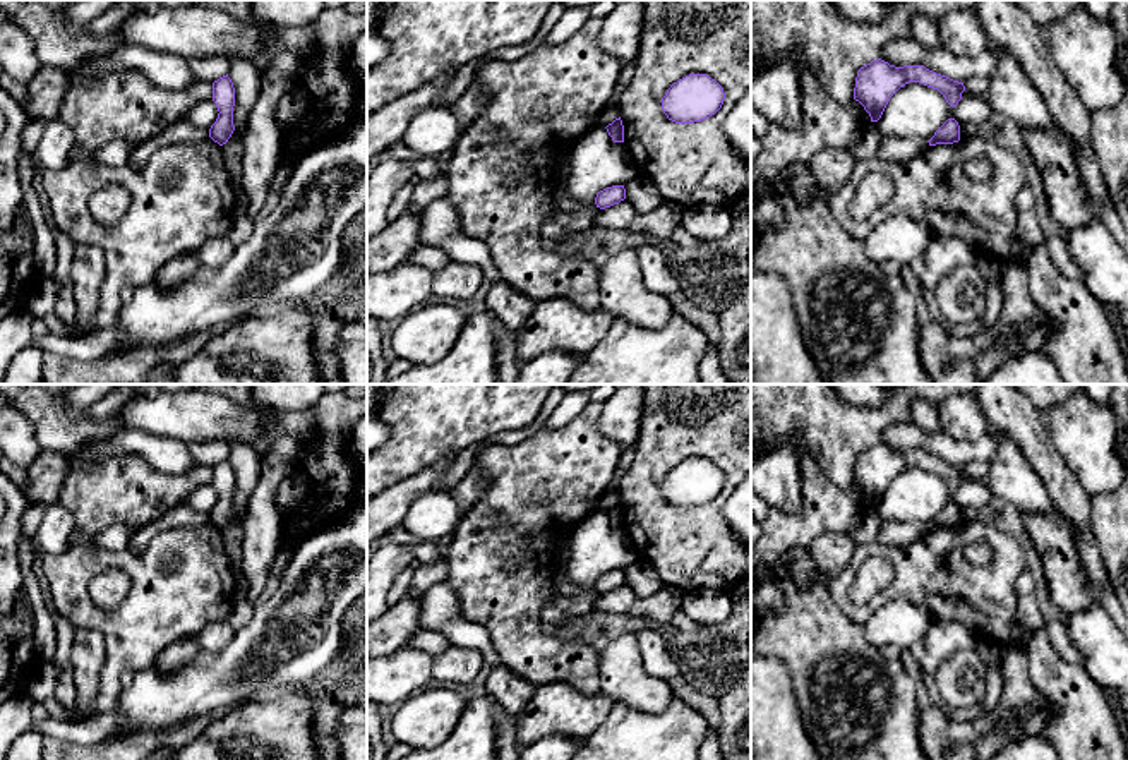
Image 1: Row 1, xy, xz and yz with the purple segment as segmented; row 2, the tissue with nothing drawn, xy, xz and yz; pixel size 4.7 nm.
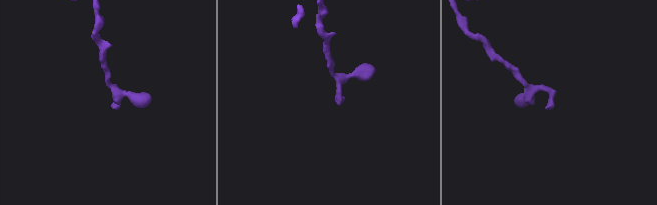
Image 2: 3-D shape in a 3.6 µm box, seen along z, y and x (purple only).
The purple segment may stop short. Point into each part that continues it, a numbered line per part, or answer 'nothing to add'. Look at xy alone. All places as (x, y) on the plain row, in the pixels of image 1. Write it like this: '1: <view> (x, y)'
nothing to add

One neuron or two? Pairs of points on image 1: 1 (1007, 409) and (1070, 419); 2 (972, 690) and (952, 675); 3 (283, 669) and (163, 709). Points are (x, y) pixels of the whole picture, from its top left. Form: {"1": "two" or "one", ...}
{"1": "two", "2": "one", "3": "one"}

